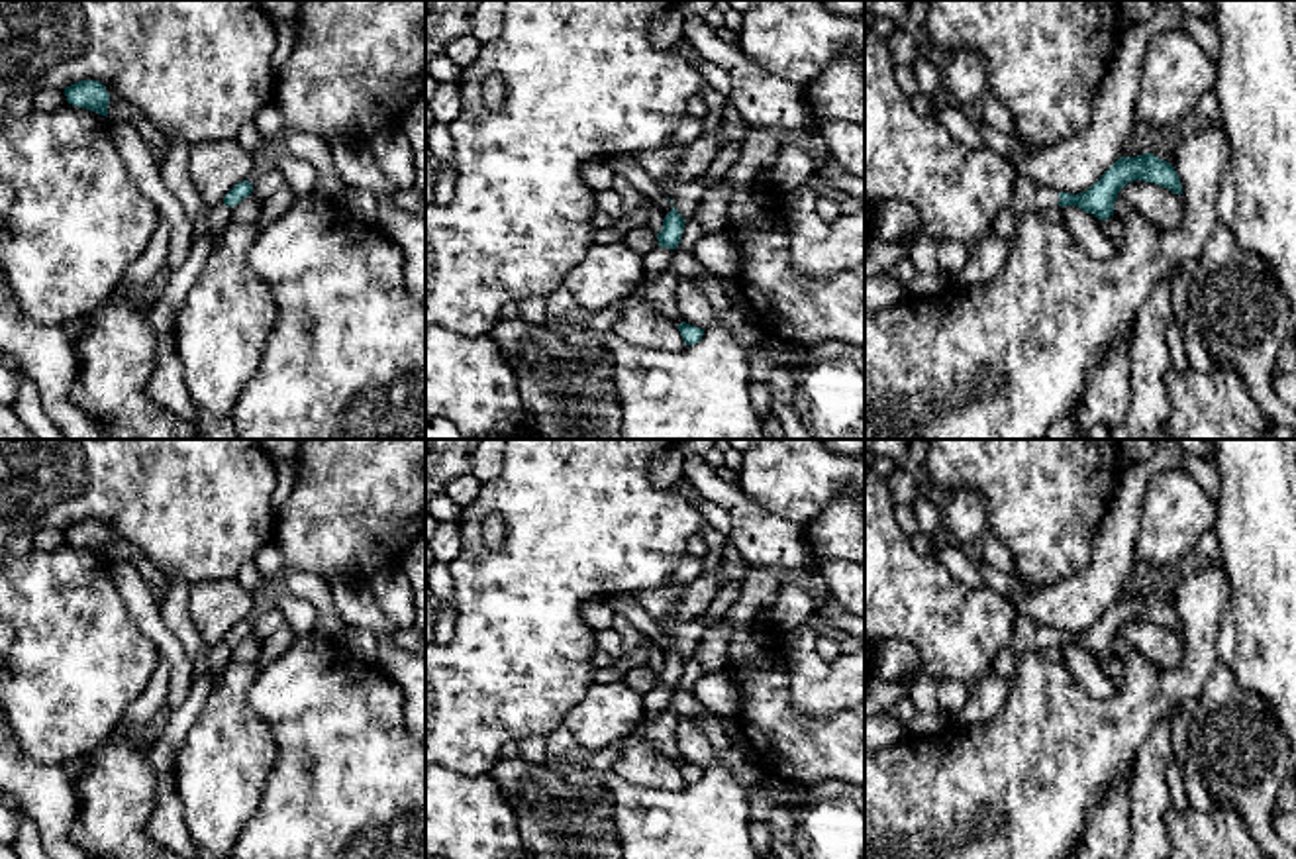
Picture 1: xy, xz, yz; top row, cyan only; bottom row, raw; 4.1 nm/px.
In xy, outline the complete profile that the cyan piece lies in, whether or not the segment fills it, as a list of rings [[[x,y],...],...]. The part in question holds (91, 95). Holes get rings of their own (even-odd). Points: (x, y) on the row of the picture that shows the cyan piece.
[[[80,80],[65,88],[67,102],[108,118],[110,94],[98,80]]]

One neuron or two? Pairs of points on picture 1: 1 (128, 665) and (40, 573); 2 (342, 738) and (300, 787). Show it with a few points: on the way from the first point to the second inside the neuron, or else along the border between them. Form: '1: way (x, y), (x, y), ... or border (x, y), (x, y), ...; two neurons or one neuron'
1: way (104, 646), (55, 597); one neuron
2: way (338, 750), (312, 775); one neuron

